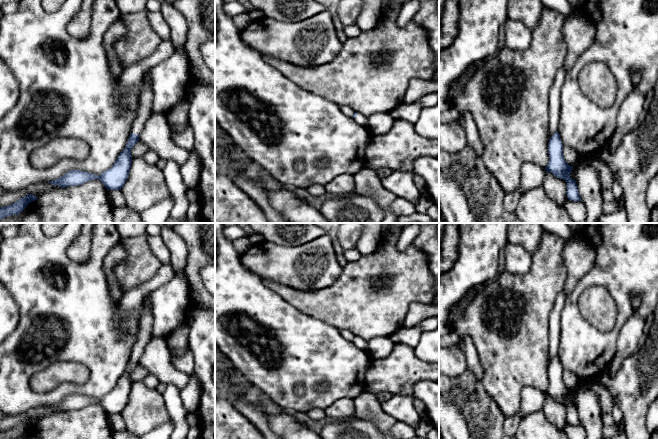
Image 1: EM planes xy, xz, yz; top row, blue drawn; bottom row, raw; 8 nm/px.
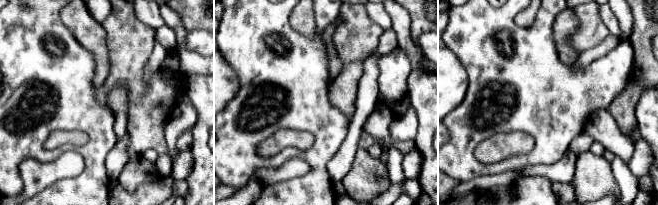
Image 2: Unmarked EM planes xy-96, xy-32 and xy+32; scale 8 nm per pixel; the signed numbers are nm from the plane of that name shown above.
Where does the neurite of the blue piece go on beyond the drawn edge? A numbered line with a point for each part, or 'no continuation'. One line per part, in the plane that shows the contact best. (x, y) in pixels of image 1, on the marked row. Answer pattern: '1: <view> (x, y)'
1: xy (144, 110)

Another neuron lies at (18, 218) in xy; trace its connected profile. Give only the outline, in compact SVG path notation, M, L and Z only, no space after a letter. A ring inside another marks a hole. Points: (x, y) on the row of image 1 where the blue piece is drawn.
M37 201L30 202L27 207L18 215L11 215L8 217L5 217L0 220L0 223L21 223L23 218L33 211L34 207L37 205Z

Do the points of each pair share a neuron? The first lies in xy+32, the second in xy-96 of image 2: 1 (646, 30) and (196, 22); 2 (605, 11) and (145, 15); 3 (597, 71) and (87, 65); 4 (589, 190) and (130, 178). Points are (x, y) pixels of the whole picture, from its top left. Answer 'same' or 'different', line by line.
1: same
2: same
3: same
4: same

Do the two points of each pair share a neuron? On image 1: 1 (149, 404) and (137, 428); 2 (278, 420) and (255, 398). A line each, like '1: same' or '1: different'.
1: same
2: same

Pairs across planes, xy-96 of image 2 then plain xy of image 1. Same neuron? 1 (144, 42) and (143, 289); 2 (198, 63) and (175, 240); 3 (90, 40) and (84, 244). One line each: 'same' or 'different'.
1: different
2: same
3: same

